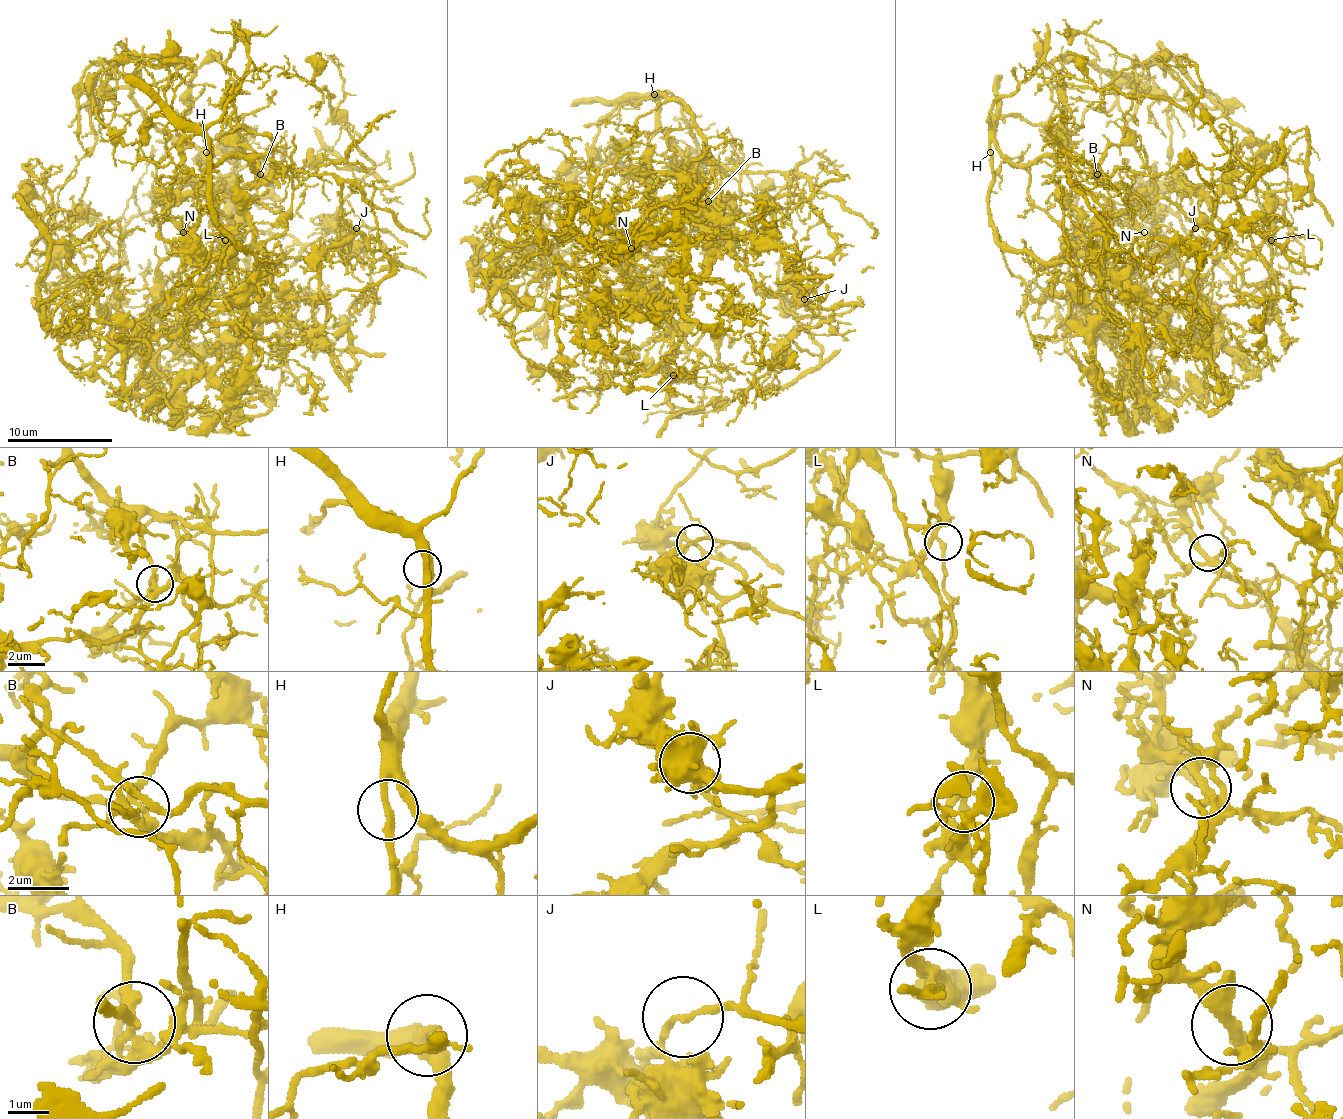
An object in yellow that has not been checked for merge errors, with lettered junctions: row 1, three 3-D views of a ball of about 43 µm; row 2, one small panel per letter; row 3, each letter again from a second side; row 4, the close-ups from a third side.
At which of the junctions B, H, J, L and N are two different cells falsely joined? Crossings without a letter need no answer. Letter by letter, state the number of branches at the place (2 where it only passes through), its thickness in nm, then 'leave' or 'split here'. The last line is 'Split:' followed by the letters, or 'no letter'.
B: 4 | 280 nm | split here
H: 2 | 280 nm | leave
J: 2 | 150 nm | split here
L: 3 | 200 nm | leave
N: 3 | 260 nm | leave
Split: B, J

